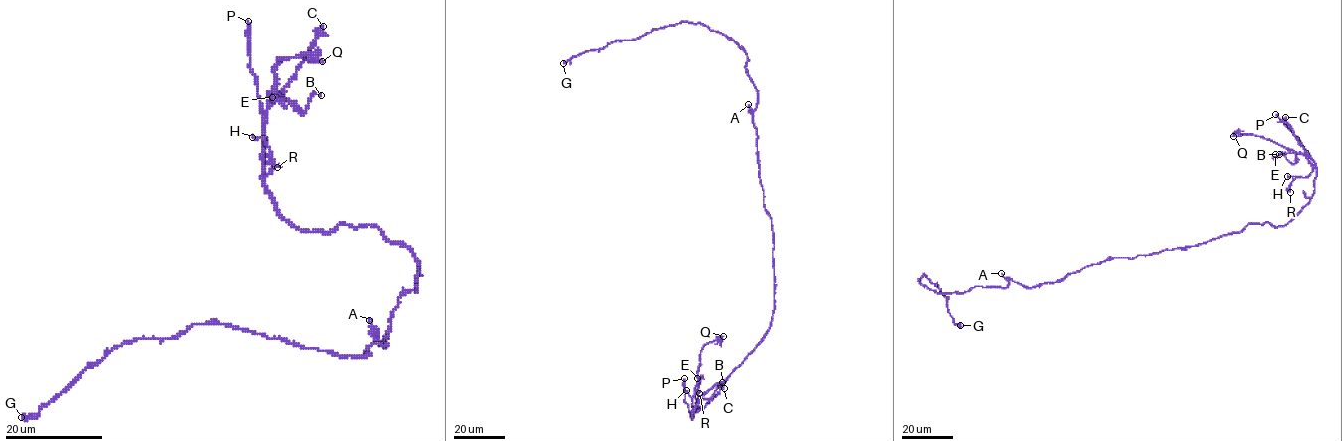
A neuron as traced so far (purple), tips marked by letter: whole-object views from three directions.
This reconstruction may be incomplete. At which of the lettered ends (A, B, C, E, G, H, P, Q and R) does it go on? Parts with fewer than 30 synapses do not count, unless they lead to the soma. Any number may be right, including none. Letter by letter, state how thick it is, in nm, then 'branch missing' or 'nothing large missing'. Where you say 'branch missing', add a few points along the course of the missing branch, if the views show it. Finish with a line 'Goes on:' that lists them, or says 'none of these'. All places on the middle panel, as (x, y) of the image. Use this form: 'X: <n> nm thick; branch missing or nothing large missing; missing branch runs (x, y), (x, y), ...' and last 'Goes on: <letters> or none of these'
A: 220 nm thick; branch missing; missing branch runs (748, 104), (738, 92), (727, 88), (720, 98), (721, 120), (713, 124), (712, 133), (693, 148), (694, 152)
B: 140 nm thick; nothing large missing
C: 280 nm thick; nothing large missing
E: 260 nm thick; nothing large missing
G: 650 nm thick; nothing large missing
H: 150 nm thick; nothing large missing
P: 280 nm thick; branch missing
Q: 180 nm thick; nothing large missing
R: 190 nm thick; nothing large missing
Goes on: A, P

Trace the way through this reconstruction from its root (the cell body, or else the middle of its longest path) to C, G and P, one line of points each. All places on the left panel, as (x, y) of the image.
C: (400, 297), (415, 292), (418, 275), (403, 243), (369, 225), (302, 231), (264, 186), (264, 114), (323, 26)
G: (400, 297), (384, 346), (373, 329), (388, 345), (366, 356), (191, 324), (112, 347), (21, 417)
P: (400, 297), (415, 292), (418, 275), (403, 243), (369, 225), (302, 231), (276, 209), (264, 186), (248, 21)

